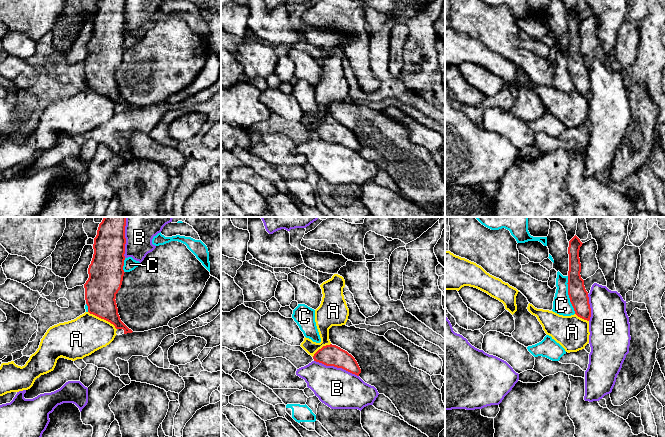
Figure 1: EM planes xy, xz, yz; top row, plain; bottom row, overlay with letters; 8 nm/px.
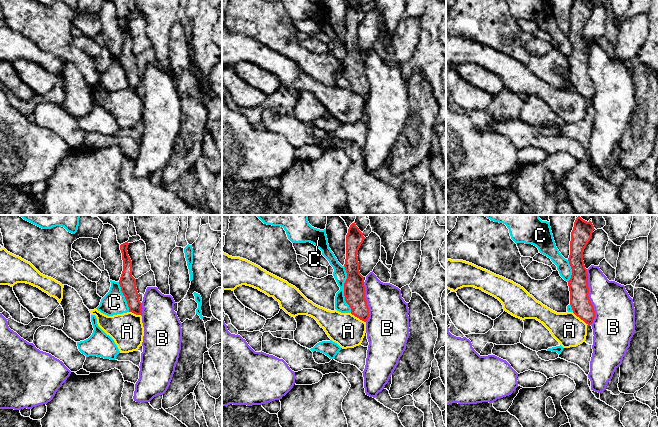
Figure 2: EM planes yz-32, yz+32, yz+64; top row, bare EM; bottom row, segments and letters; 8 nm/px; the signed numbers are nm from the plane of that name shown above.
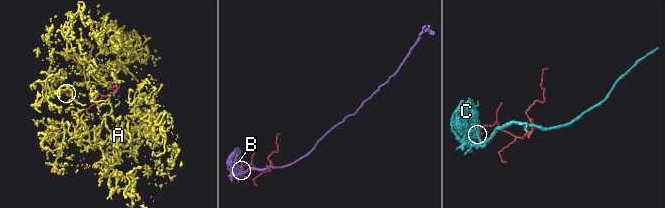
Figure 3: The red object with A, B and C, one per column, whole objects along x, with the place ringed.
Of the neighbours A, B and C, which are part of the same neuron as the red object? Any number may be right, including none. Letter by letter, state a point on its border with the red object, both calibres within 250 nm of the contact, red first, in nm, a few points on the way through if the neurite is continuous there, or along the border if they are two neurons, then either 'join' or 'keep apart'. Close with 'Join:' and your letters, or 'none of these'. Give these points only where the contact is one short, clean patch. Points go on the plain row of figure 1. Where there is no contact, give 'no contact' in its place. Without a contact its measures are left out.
A: xy (103, 94) | 260/320 nm | along xy (88, 87), (109, 97), (116, 105) | keep apart
B: xz (336, 142) | 180/320 nm | keep apart
C: yz (568, 70) | 150/140 nm | keep apart
Join: none of these

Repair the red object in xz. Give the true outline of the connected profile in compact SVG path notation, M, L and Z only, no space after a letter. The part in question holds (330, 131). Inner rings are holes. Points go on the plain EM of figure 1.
M336 121L323 122L314 130L313 135L326 142L342 144L357 152L361 149L361 145L355 134Z

